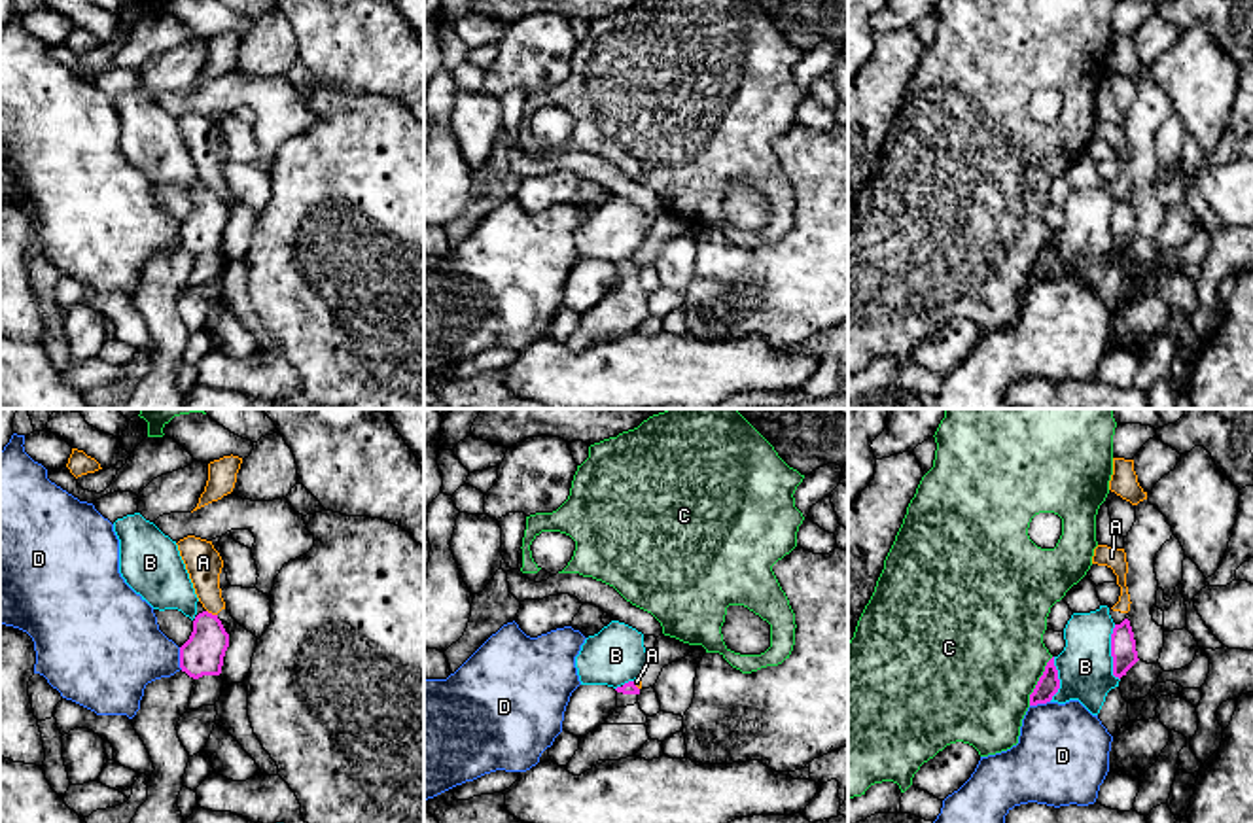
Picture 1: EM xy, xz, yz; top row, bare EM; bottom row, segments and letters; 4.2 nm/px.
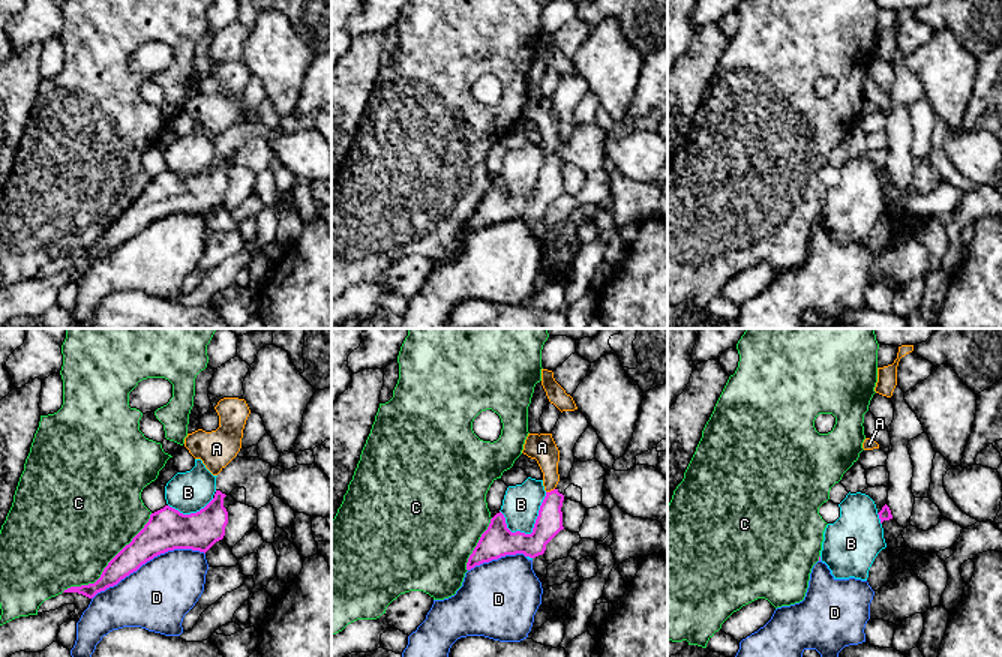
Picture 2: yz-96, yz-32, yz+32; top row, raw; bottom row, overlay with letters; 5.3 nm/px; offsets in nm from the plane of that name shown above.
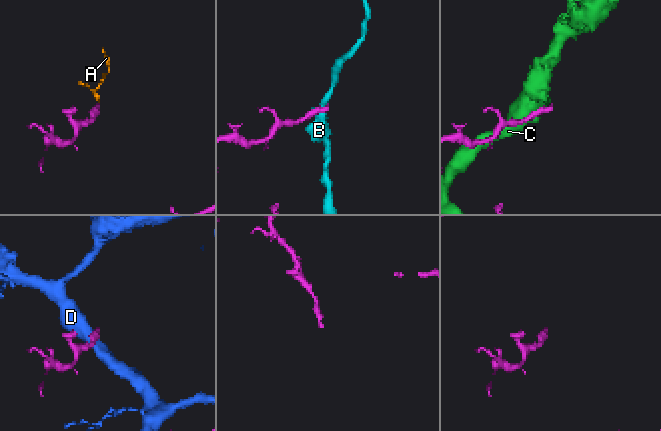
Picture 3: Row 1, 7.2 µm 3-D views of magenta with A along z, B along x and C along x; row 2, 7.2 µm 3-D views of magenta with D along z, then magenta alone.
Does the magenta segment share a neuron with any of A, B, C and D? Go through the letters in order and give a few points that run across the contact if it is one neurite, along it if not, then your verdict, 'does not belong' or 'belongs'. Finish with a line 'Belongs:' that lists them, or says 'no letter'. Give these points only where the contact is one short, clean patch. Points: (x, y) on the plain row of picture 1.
A: xy (207, 186), (216, 192) | does not belong
B: does not belong
C: does not belong
D: does not belong
Belongs: no letter

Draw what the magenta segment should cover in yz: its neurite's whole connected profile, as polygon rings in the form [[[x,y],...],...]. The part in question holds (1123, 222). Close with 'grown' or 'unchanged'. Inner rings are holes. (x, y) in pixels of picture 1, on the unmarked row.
[[[1130,197],[1115,201],[1111,210],[1113,252],[1122,254],[1139,236]]] | unchanged

